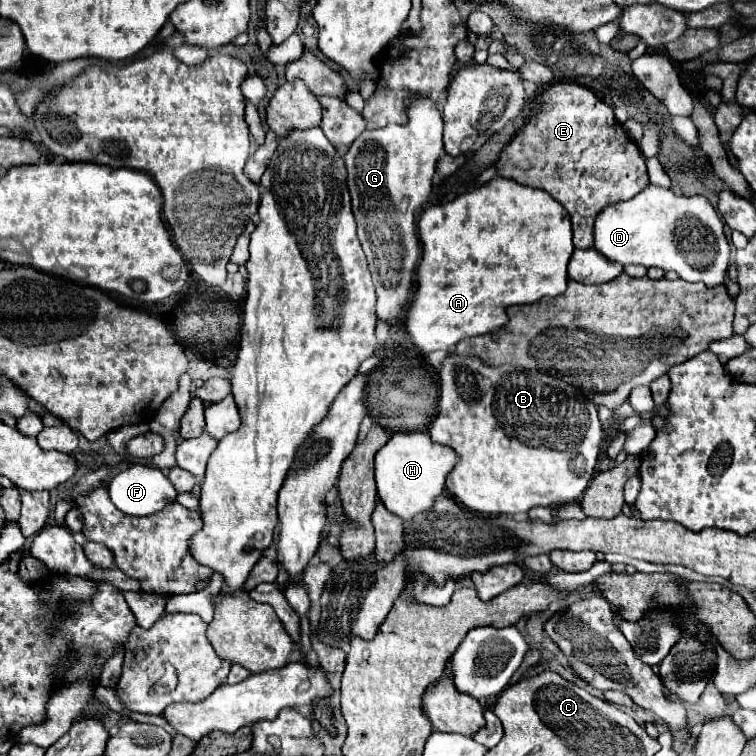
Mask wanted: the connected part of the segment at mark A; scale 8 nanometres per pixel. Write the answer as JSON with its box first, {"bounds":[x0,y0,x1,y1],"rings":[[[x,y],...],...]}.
{"bounds":[406,177,574,353],"rings":[[[494,177],[458,199],[428,207],[418,221],[422,257],[416,269],[414,297],[406,307],[406,331],[422,353],[450,351],[468,337],[490,333],[506,325],[506,307],[534,303],[542,297],[556,297],[568,285],[568,259],[574,251],[570,217],[558,201],[542,189],[520,185],[512,179]]]}

